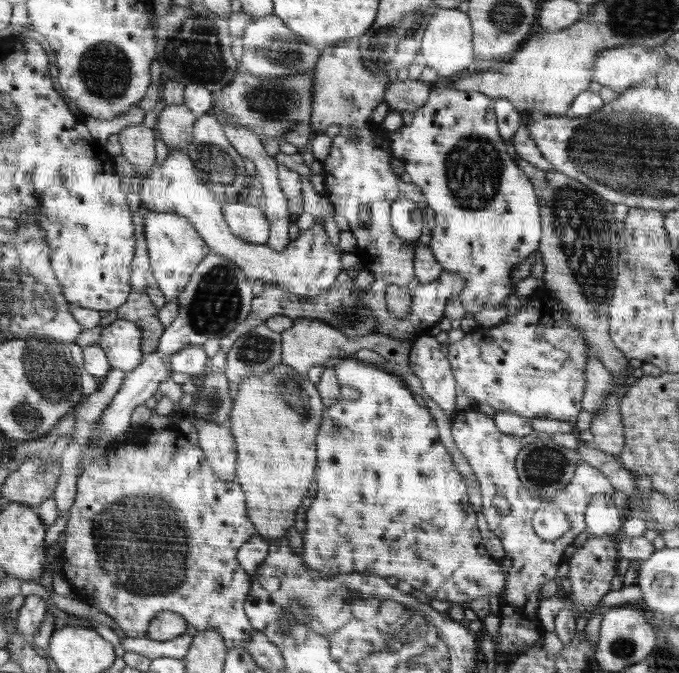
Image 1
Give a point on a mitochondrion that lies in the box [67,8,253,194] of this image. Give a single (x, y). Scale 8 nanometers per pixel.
(193, 50)

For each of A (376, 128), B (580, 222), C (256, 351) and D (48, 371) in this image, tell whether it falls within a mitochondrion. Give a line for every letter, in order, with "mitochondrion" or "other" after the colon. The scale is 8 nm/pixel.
A: other
B: mitochondrion
C: mitochondrion
D: mitochondrion

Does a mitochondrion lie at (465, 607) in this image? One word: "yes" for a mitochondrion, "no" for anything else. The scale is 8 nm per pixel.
no

